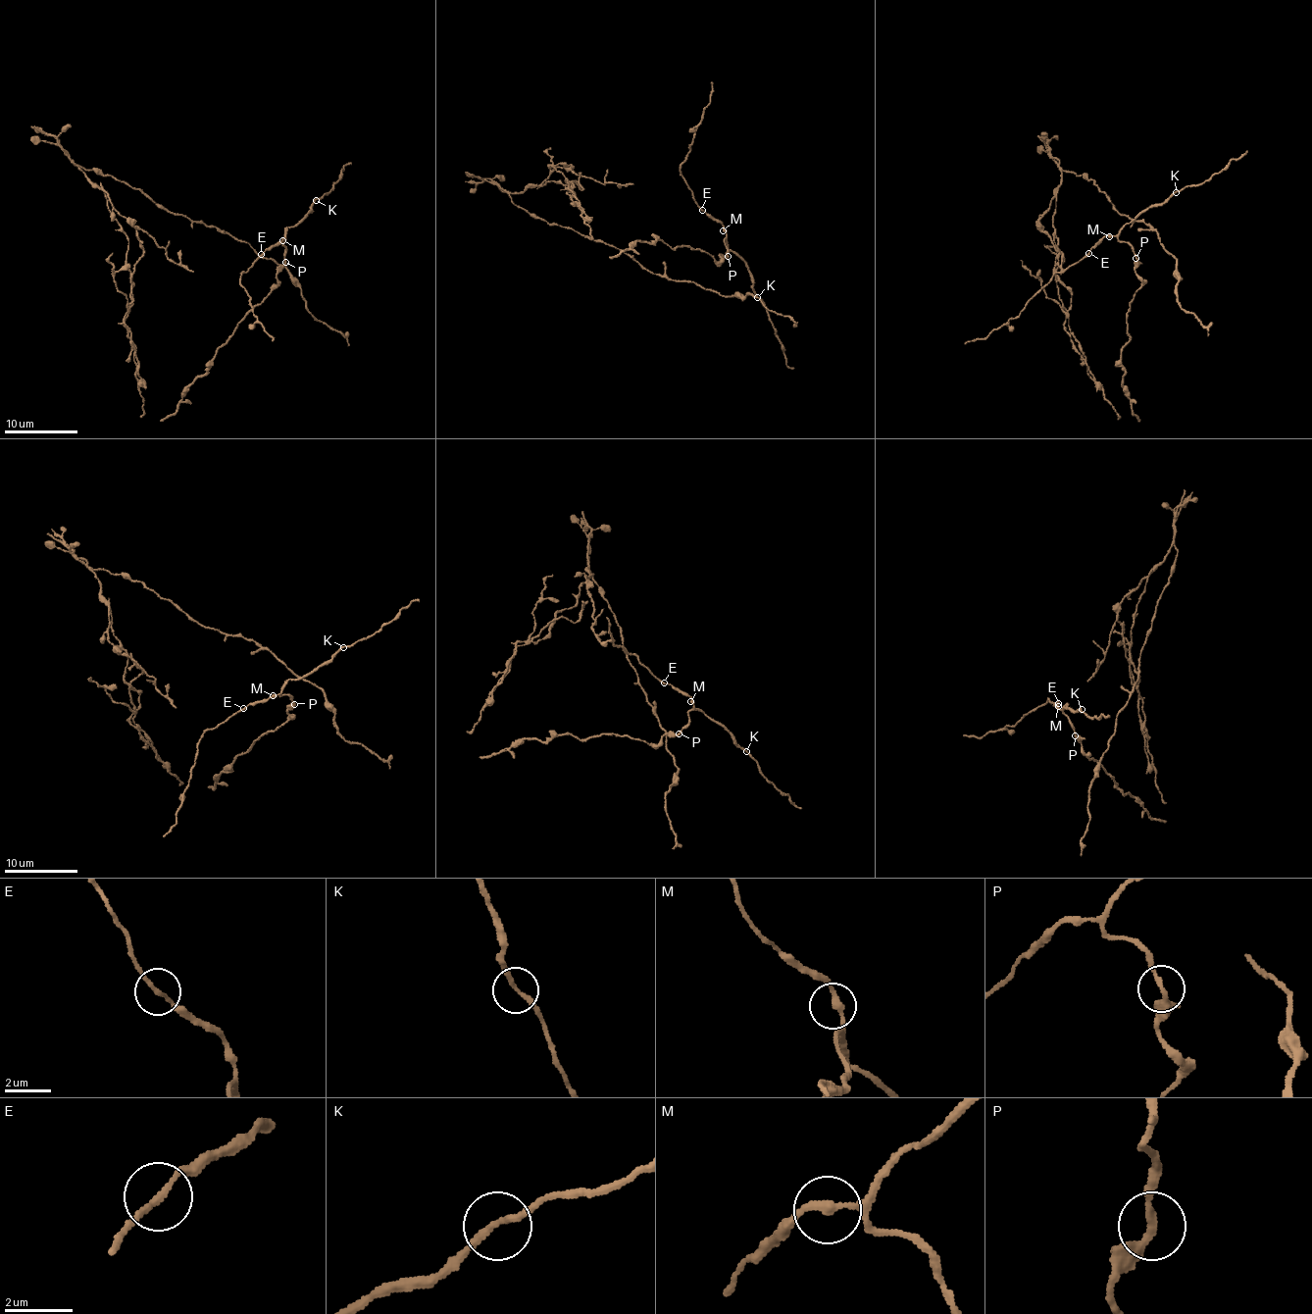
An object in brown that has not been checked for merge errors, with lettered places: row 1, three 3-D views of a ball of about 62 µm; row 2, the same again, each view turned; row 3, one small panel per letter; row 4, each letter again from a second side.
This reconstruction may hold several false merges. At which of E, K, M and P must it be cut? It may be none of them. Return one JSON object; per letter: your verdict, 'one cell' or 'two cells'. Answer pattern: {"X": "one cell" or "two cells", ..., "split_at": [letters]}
{"E": "two cells", "K": "one cell", "M": "one cell", "P": "two cells", "split_at": ["E", "P"]}

